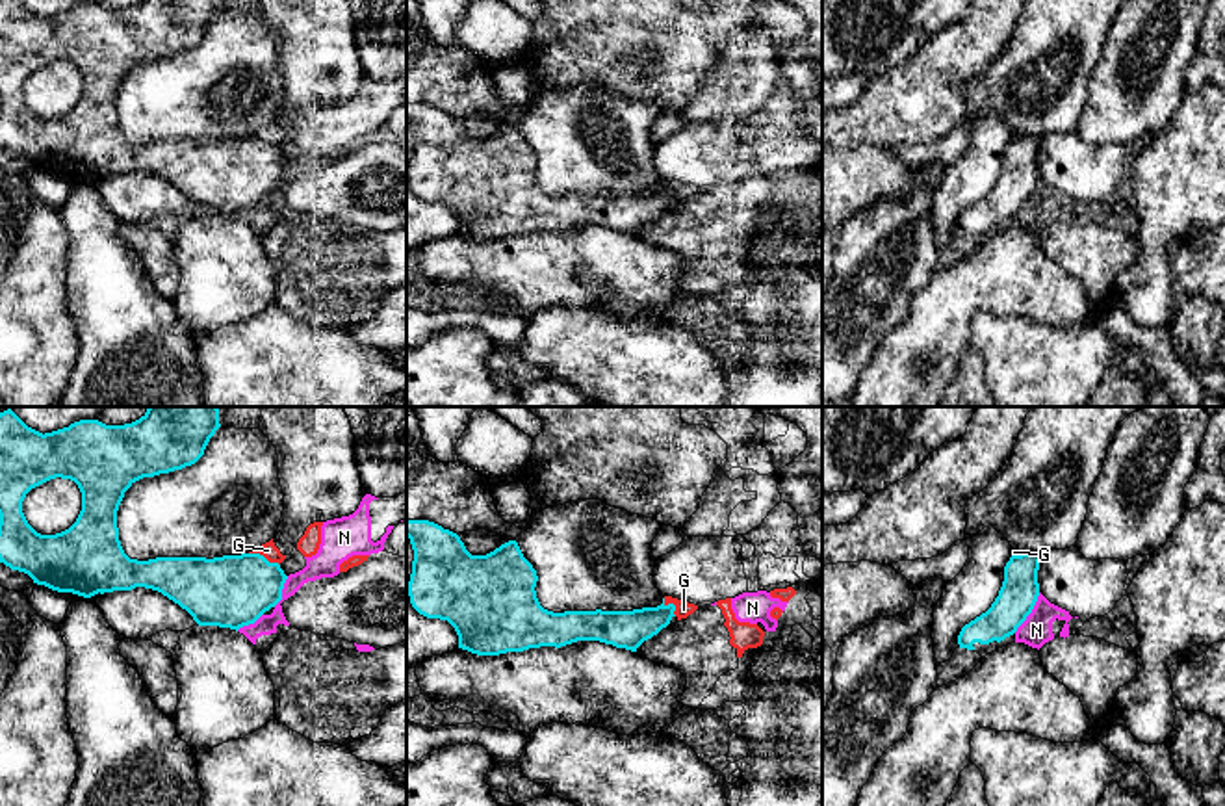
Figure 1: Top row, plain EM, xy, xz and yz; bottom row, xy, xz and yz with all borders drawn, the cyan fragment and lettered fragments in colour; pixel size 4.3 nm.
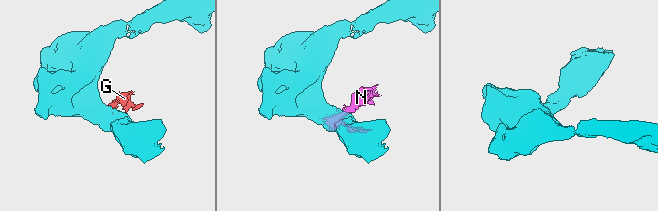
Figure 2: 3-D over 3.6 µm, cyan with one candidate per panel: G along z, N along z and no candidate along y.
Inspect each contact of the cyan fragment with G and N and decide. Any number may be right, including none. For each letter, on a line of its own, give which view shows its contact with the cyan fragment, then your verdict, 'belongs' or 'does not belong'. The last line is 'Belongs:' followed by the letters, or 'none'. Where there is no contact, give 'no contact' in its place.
G: contact in xy; does not belong
N: contact in yz; does not belong
Belongs: none

